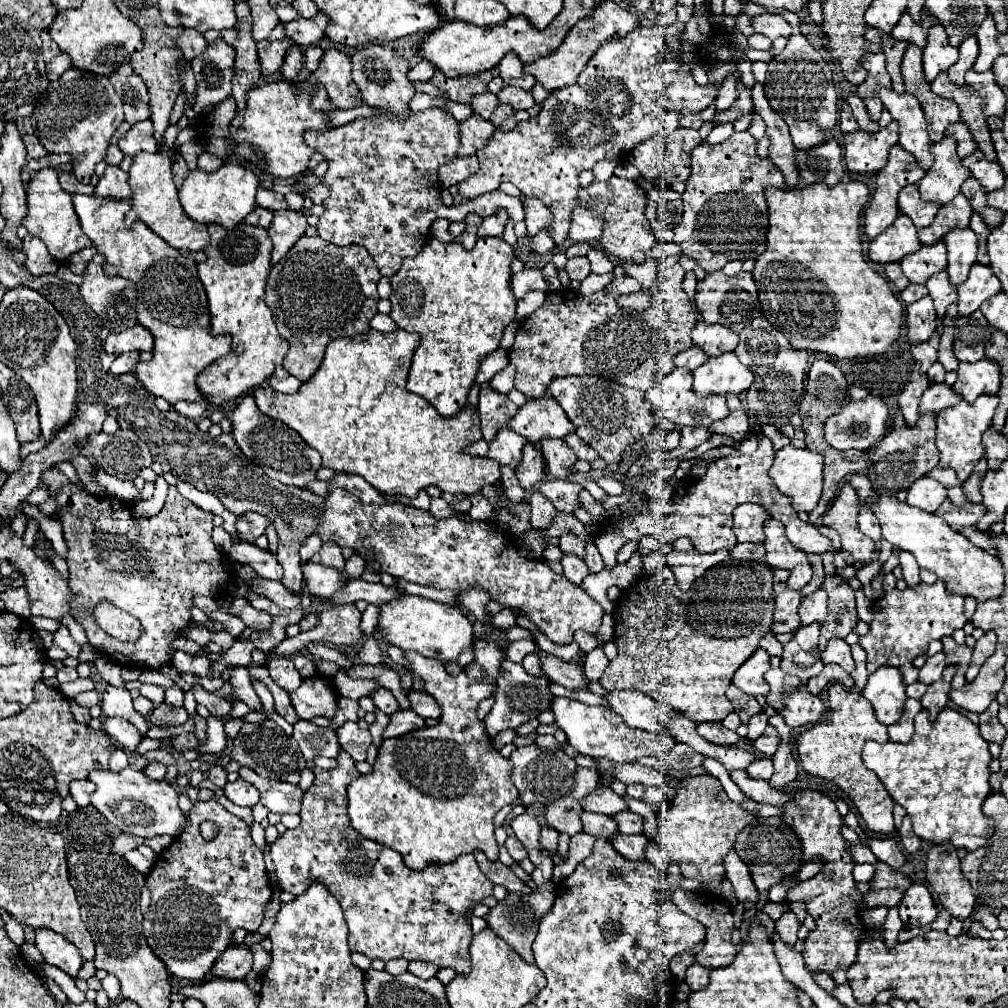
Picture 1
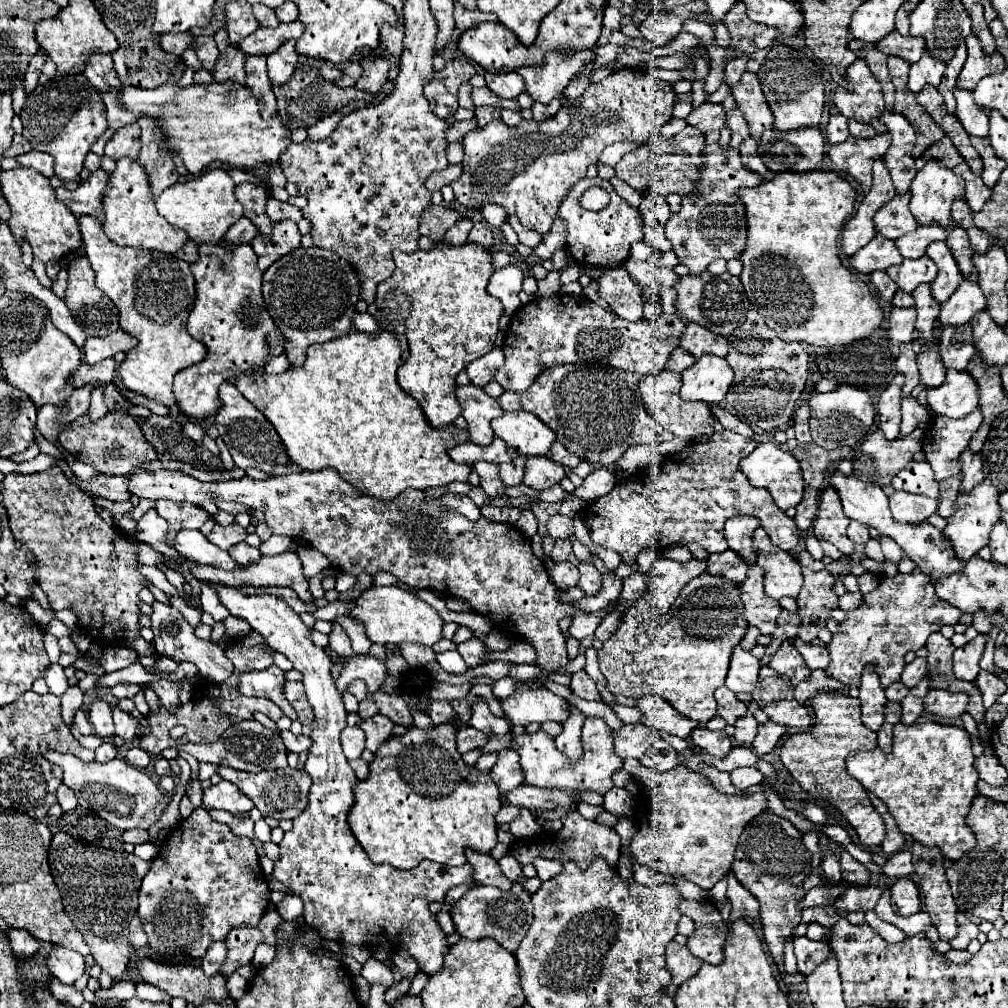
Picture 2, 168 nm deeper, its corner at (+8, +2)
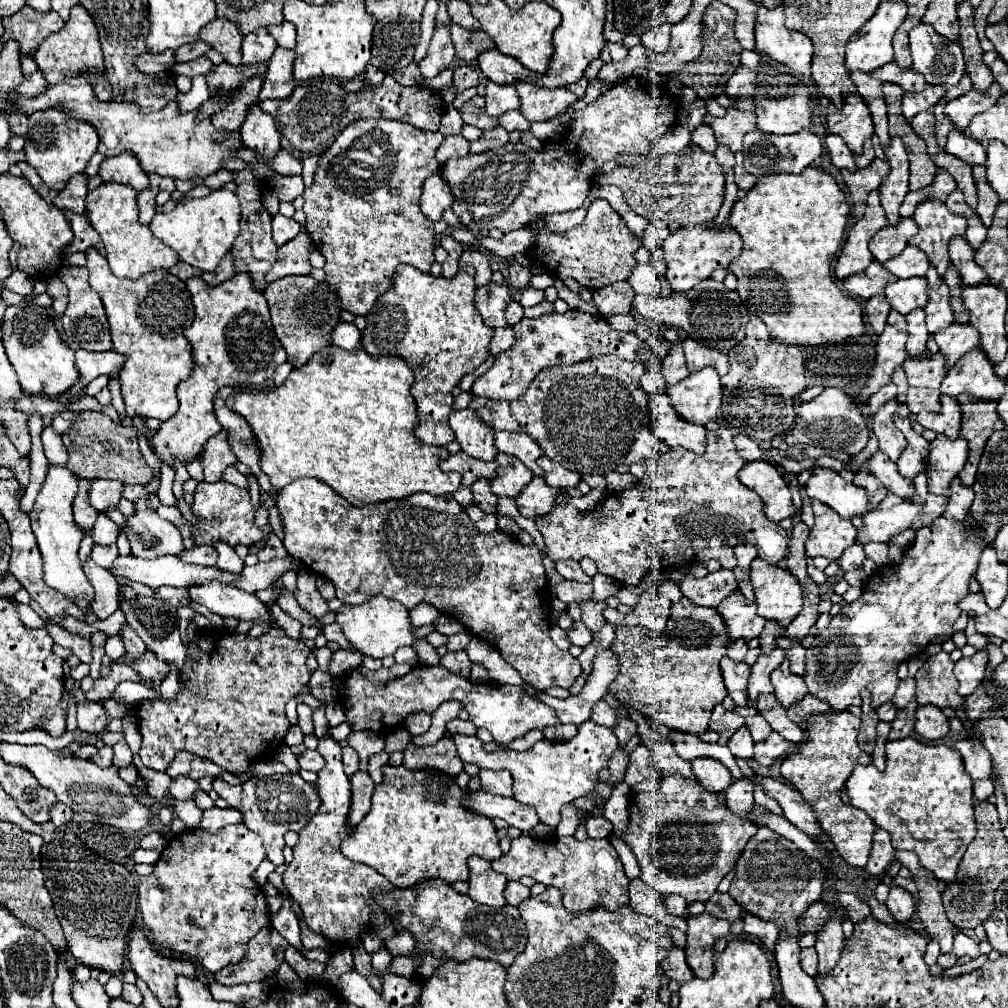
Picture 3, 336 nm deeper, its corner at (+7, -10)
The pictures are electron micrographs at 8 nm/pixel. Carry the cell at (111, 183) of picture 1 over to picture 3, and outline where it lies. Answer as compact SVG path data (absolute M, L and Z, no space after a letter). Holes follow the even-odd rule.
M64 210L64 216L66 220L70 222L72 226L72 232L74 232L74 240L72 244L64 250L64 254L70 254L70 252L86 252L88 248L96 248L100 254L104 254L104 246L102 246L102 240L100 240L100 234L90 226L90 220L86 218L86 212L84 214L74 214L70 210Z

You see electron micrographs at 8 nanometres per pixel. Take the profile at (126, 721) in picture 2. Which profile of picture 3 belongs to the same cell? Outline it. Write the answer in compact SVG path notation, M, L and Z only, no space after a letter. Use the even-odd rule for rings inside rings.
M120 740L118 744L114 744L114 766L118 768L126 768L132 764L132 750L126 746L124 740Z

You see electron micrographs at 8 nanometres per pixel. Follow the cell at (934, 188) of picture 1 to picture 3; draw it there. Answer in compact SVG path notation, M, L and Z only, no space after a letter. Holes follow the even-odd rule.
M924 200L916 206L914 220L920 232L910 238L910 244L924 250L930 264L944 274L950 264L948 242L952 236L966 232L966 218L960 214L950 214L948 206L940 200Z

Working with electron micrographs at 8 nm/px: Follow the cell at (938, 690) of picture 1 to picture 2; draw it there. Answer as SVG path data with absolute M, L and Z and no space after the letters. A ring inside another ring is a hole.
M905 696L901 700L901 708L903 708L903 714L901 714L901 722L903 724L913 724L921 712L923 712L923 698L915 698L915 696Z

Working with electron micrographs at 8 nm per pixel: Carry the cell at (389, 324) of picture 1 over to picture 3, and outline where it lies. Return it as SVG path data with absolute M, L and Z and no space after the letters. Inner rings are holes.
M340 322L332 332L332 344L344 350L356 350L362 346L362 330L358 330L354 324Z

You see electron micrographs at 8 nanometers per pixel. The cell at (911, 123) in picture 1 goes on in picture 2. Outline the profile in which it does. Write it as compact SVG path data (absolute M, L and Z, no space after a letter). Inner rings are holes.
M883 112L881 122L887 126L887 132L891 134L891 146L887 154L883 156L883 162L891 174L893 186L897 194L905 194L911 188L911 180L915 178L915 160L911 156L911 150L915 146L915 134L913 126L901 118L901 114Z

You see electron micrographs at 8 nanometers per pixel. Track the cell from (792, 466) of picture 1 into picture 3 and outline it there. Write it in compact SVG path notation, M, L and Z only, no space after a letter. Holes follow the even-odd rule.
M766 460L748 462L740 472L738 478L744 486L752 488L766 506L766 516L774 522L784 518L792 518L796 514L796 506L792 502L790 488L784 476Z

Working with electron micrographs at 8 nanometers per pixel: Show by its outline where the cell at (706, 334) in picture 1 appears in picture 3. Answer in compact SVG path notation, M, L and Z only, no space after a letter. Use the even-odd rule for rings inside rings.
M686 338L682 342L682 346L684 346L684 356L686 356L686 364L688 364L688 370L690 372L698 372L704 366L714 366L716 372L720 376L724 376L730 370L728 356L722 354L720 350L708 348L708 346L696 342L694 338Z

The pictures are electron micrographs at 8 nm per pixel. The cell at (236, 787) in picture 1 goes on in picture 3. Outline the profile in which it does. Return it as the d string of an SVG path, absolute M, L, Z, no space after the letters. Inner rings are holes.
M210 808L210 810L204 810L204 816L202 816L202 828L208 830L208 832L218 832L220 828L228 826L228 824L242 824L242 812L240 810L234 810L234 808Z

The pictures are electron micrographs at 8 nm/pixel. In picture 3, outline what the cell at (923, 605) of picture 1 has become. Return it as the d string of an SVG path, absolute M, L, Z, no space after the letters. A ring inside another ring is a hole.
M940 516L932 526L920 528L914 544L904 552L904 558L894 568L894 572L888 572L888 566L878 568L866 582L862 596L856 602L846 604L830 620L830 626L814 638L806 654L804 682L808 686L808 692L828 702L838 712L846 710L850 704L860 706L862 688L868 688L872 692L874 708L890 702L894 698L894 690L900 684L898 666L912 656L922 654L936 636L952 636L954 622L960 616L956 604L968 594L968 582L978 568L982 550L982 526L978 526L978 522L972 522L972 518L958 522L954 518Z

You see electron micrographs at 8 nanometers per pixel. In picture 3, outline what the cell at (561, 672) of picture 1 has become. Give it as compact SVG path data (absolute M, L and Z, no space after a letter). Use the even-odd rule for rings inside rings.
M600 700L592 708L592 720L596 724L600 724L600 726L610 726L612 728L616 724L616 714L614 714L614 710L604 700Z

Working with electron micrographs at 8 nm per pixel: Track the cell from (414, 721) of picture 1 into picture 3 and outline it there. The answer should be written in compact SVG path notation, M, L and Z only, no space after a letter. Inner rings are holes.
M358 730L358 732L352 732L348 736L348 744L358 752L360 770L364 772L366 766L368 766L368 758L372 754L378 754L378 752L384 750L386 734L378 734L378 732L372 732L372 730Z

